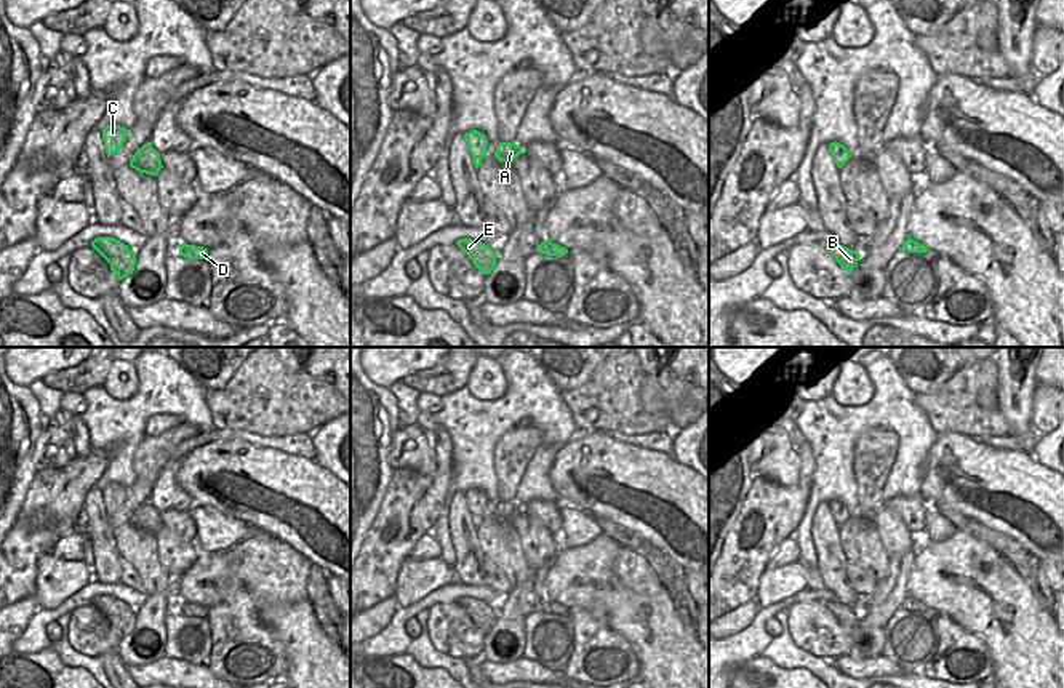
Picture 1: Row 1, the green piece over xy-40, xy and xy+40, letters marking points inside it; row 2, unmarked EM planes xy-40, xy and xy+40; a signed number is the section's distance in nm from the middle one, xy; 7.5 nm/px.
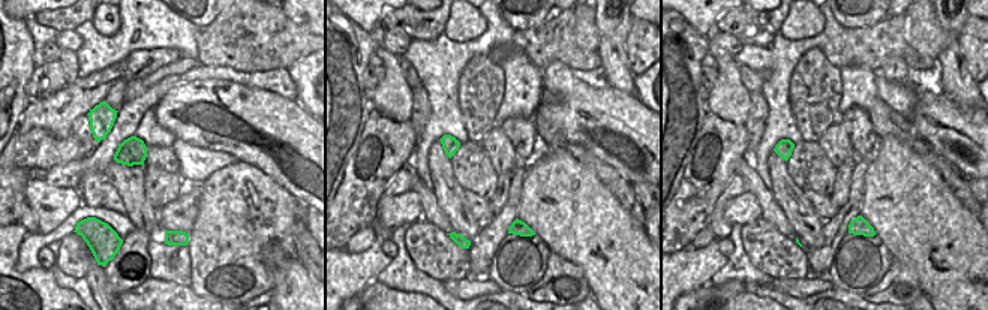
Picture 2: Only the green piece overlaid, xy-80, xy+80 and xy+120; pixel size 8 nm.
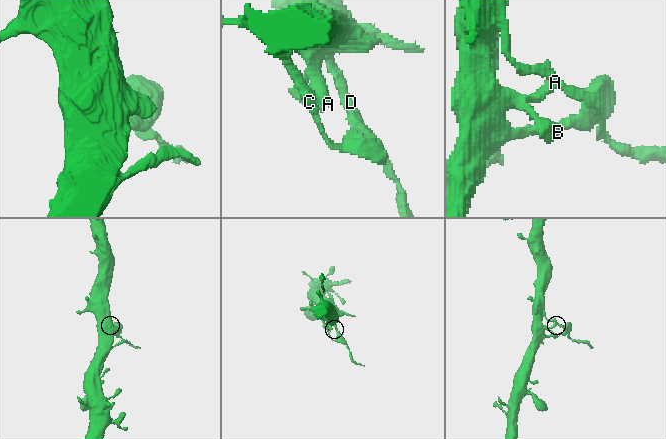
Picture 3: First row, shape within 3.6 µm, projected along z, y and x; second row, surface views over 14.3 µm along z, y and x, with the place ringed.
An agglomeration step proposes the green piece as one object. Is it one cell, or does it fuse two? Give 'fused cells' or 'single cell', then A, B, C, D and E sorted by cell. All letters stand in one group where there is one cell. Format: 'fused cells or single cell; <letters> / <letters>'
single cell; A B C D E

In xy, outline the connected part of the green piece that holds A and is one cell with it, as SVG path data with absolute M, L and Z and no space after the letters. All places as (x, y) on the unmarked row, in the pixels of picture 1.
M499 501L496 504L494 515L501 520L512 522L522 512L522 509L523 507L515 501Z

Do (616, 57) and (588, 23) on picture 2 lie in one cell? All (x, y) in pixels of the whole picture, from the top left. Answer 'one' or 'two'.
two

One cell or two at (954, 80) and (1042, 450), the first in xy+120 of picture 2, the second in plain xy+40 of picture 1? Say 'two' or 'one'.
two

